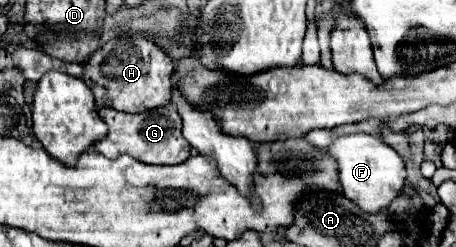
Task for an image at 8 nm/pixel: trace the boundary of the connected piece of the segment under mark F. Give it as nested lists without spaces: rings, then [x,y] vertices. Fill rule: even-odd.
[[[364,132],[334,136],[326,152],[336,160],[338,178],[344,188],[344,196],[354,200],[366,212],[384,210],[406,184],[406,170],[402,158],[378,136]]]

